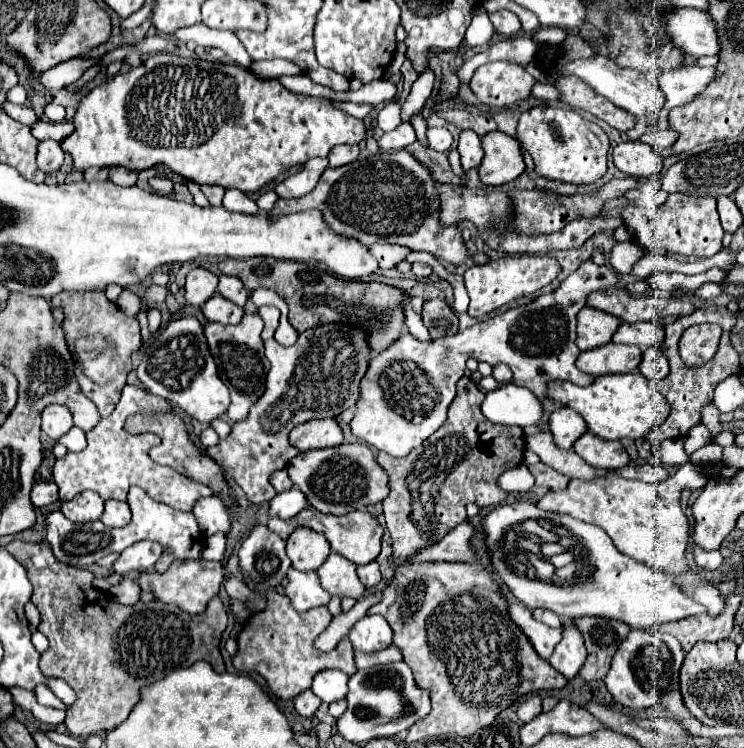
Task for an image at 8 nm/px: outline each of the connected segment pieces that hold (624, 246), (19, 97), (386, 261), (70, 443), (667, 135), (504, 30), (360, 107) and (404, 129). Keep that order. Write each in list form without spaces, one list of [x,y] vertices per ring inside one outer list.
[[[619,242],[615,244],[615,248],[609,254],[609,262],[617,272],[625,272],[629,274],[635,266],[635,262],[639,262],[643,258],[643,248],[637,242]]]
[[[21,84],[13,86],[13,88],[9,90],[9,94],[7,94],[7,100],[13,102],[13,104],[25,104],[25,100],[27,100],[27,90],[25,90]]]
[[[375,244],[373,248],[371,248],[371,254],[377,258],[377,260],[381,260],[379,264],[381,264],[381,270],[389,270],[389,268],[393,268],[397,262],[401,262],[401,260],[405,260],[405,254],[407,254],[409,250],[405,250],[403,246],[389,246],[389,244]]]
[[[73,426],[73,428],[71,428],[61,440],[57,440],[57,442],[63,444],[63,446],[67,446],[69,452],[73,452],[73,450],[83,450],[85,444],[87,444],[85,432],[83,432],[81,428],[77,428],[77,426]]]
[[[663,130],[663,132],[657,132],[657,134],[647,134],[641,140],[647,142],[647,144],[651,144],[657,152],[661,152],[661,150],[669,148],[675,142],[675,134],[671,130]]]
[[[509,10],[493,12],[493,14],[489,14],[489,18],[491,18],[491,24],[495,26],[495,32],[499,36],[503,36],[503,38],[513,38],[513,36],[517,36],[521,32],[519,18]]]
[[[332,101],[332,105],[335,108],[341,109],[342,111],[348,113],[349,115],[364,119],[365,116],[371,111],[372,105],[369,104],[354,104],[351,102],[336,102]]]
[[[401,122],[395,130],[391,132],[385,132],[381,138],[379,138],[379,146],[383,150],[401,150],[401,148],[407,148],[409,144],[413,144],[417,138],[415,138],[415,130],[409,122]]]

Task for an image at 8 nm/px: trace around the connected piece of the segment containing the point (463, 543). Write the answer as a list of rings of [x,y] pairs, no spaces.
[[[469,522],[459,524],[457,528],[453,528],[449,534],[445,534],[439,542],[417,550],[413,556],[409,556],[405,562],[471,562],[473,558],[473,550],[471,550],[471,540],[473,536],[473,526]]]

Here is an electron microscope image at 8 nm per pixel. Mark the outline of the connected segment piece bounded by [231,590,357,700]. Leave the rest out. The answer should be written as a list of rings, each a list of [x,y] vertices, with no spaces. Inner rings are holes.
[[[273,590],[267,598],[267,606],[263,612],[257,612],[253,618],[249,618],[237,636],[239,644],[239,654],[231,658],[233,666],[239,672],[255,672],[261,674],[271,692],[279,700],[293,700],[301,692],[311,688],[311,682],[317,672],[325,668],[337,668],[343,670],[347,676],[351,676],[355,668],[355,658],[353,658],[353,644],[349,638],[343,638],[335,650],[331,652],[321,652],[315,648],[315,638],[331,624],[331,612],[327,606],[319,606],[313,610],[307,610],[299,614],[287,596],[281,596],[279,592]]]

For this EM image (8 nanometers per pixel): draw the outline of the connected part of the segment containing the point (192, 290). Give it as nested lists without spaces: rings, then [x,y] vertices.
[[[193,268],[187,274],[185,300],[195,306],[203,306],[217,292],[217,276],[205,268]]]

